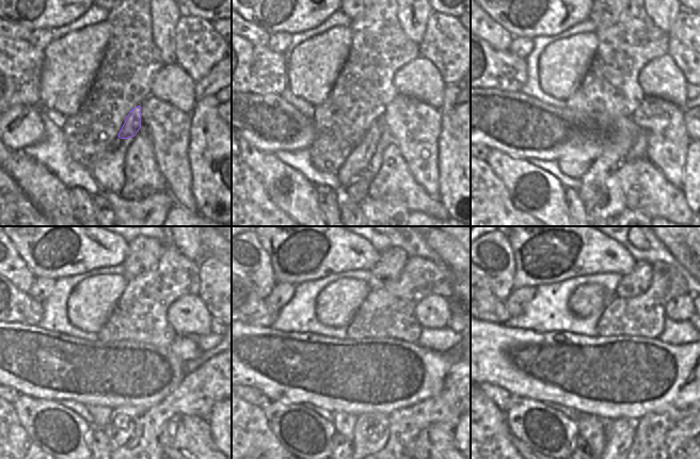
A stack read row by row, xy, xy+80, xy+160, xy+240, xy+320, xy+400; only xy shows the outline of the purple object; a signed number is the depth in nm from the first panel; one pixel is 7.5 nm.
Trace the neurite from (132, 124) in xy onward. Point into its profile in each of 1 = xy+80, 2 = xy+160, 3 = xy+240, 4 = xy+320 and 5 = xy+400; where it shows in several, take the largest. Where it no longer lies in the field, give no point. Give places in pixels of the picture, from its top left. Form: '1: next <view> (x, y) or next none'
1: next xy+80 (360, 157)
2: next xy+160 (592, 191)
3: next xy+240 (123, 430)
4: next xy+320 (371, 430)
5: next xy+400 (618, 432)

